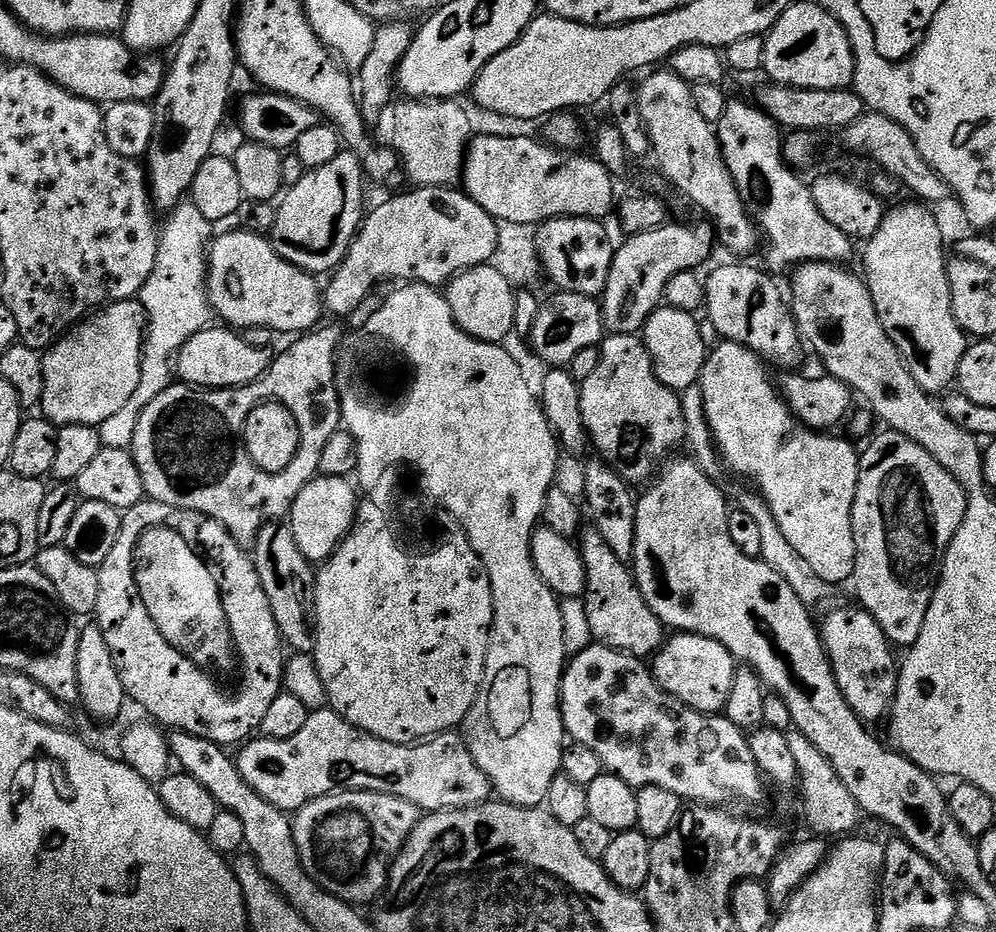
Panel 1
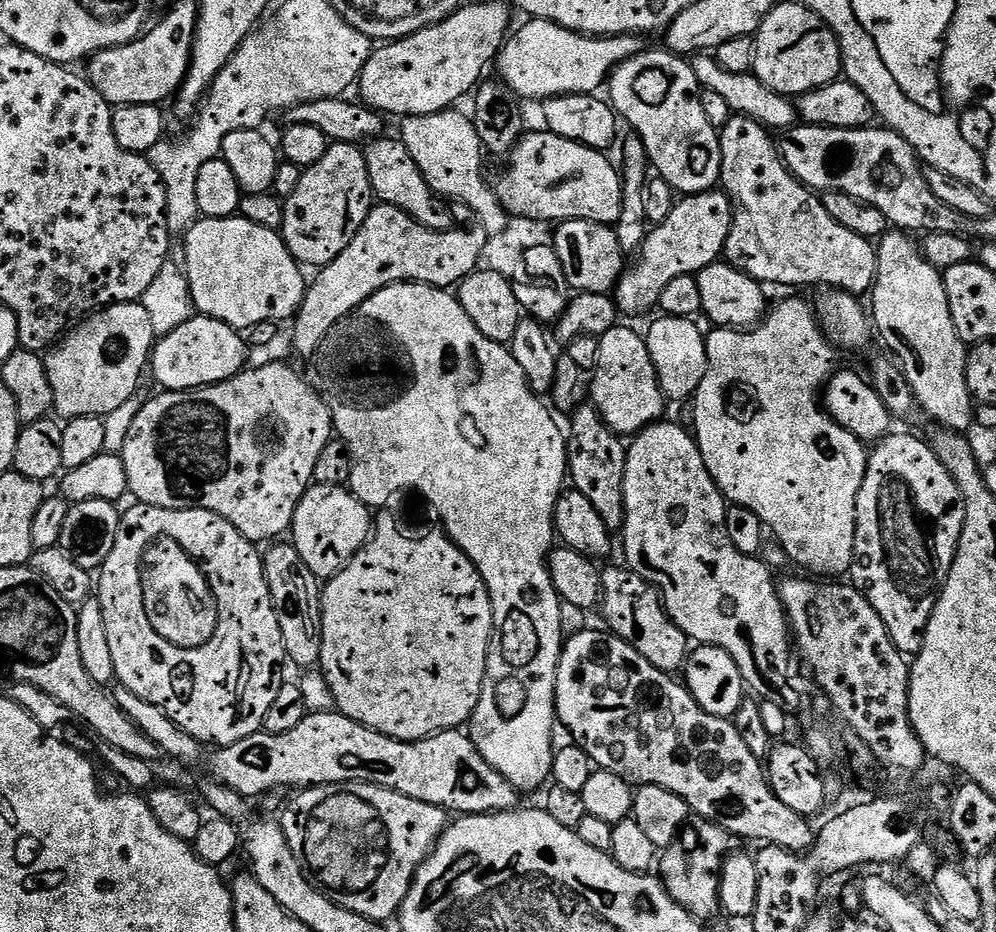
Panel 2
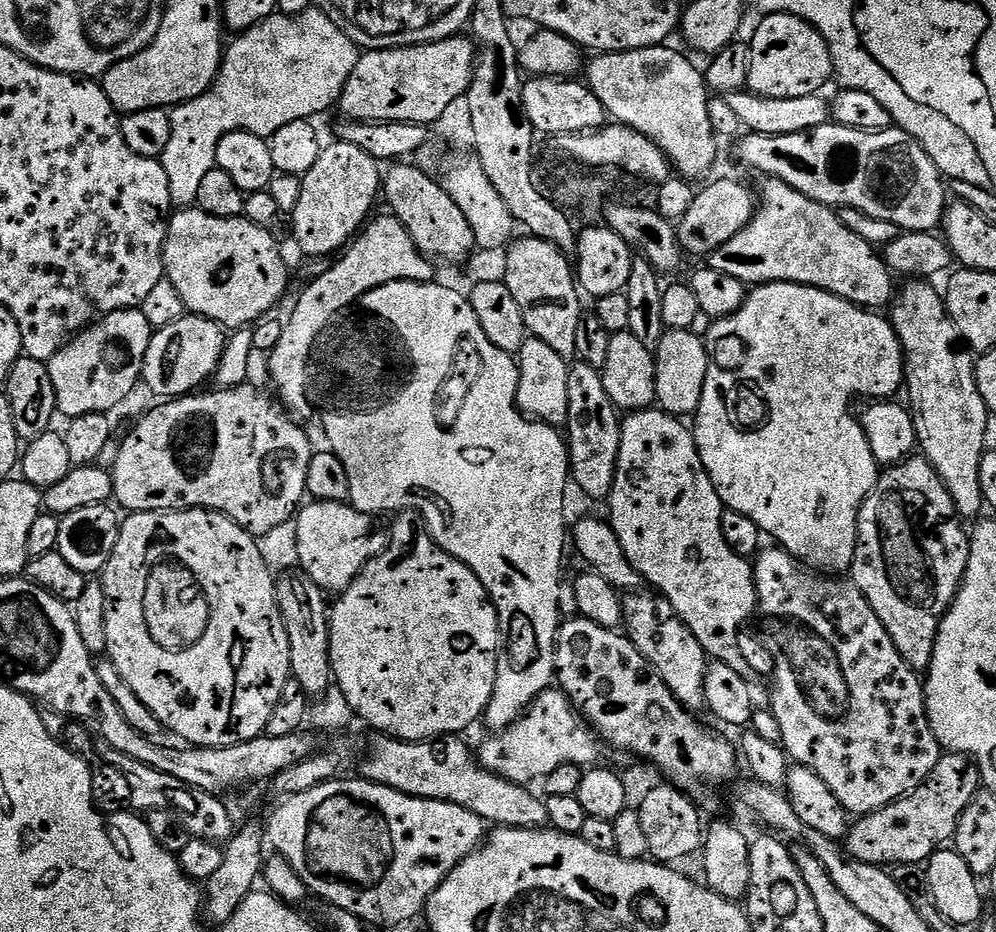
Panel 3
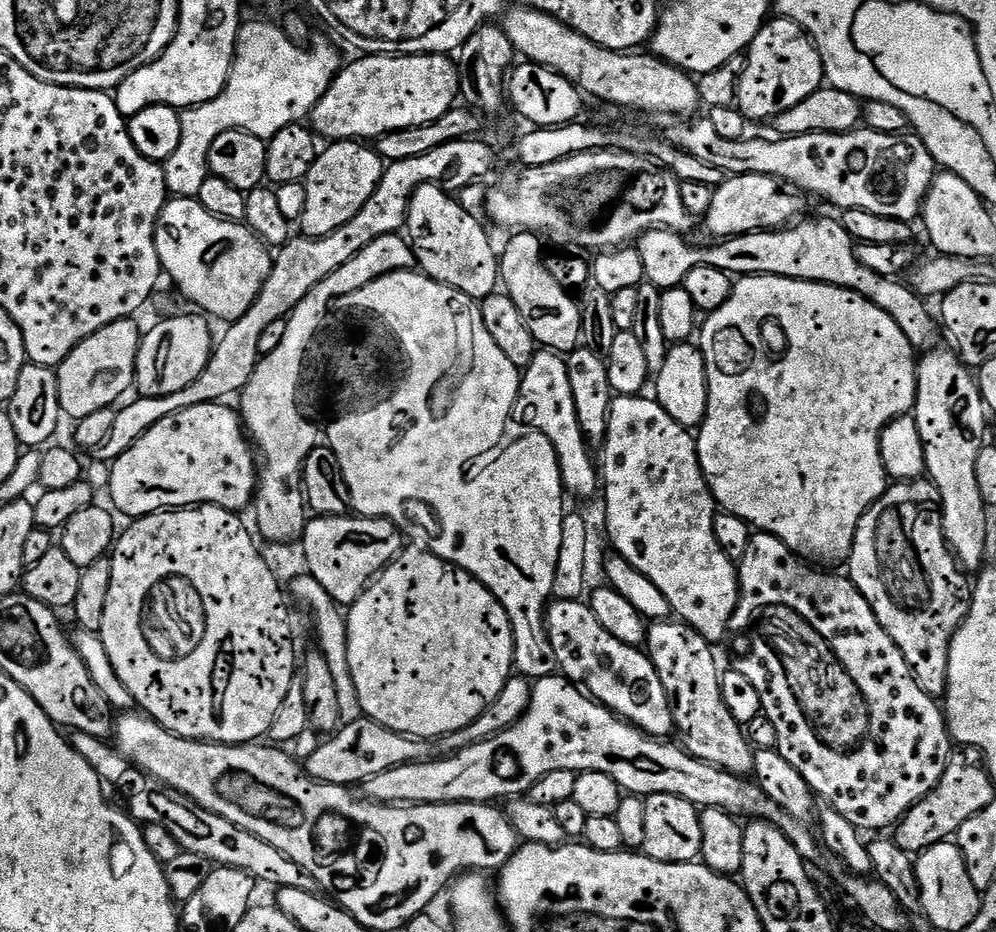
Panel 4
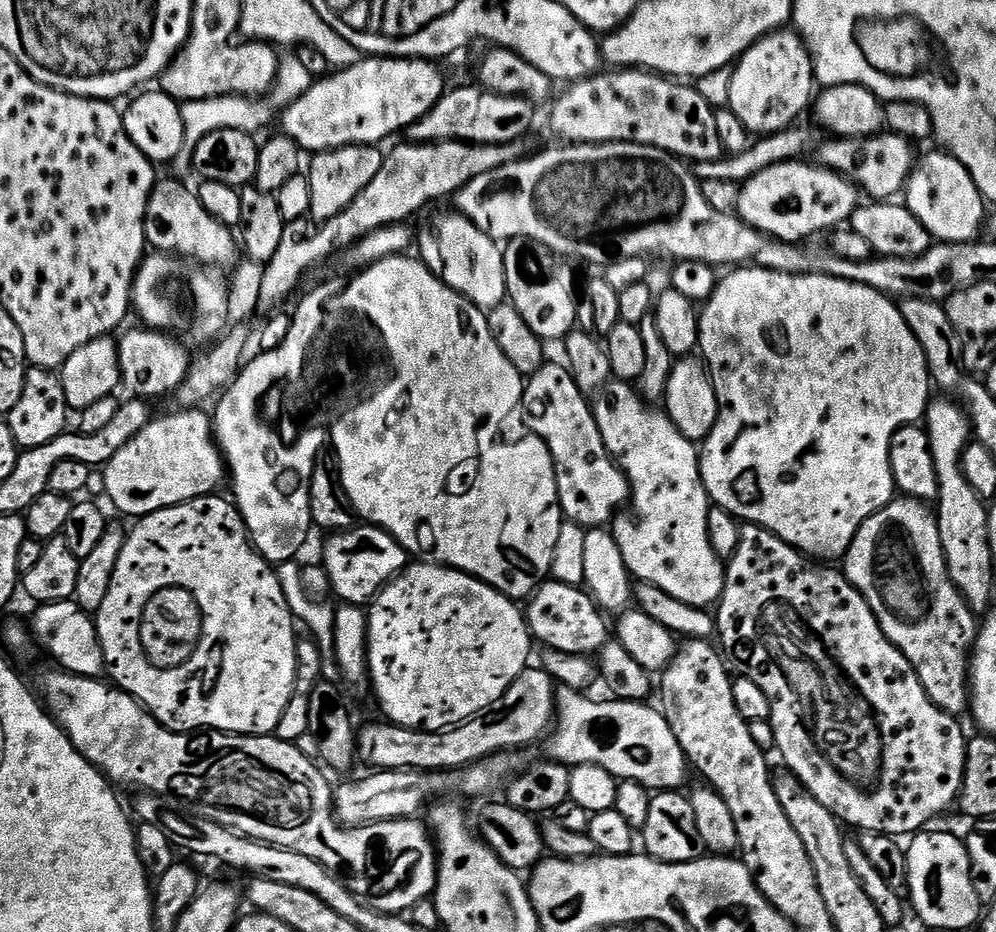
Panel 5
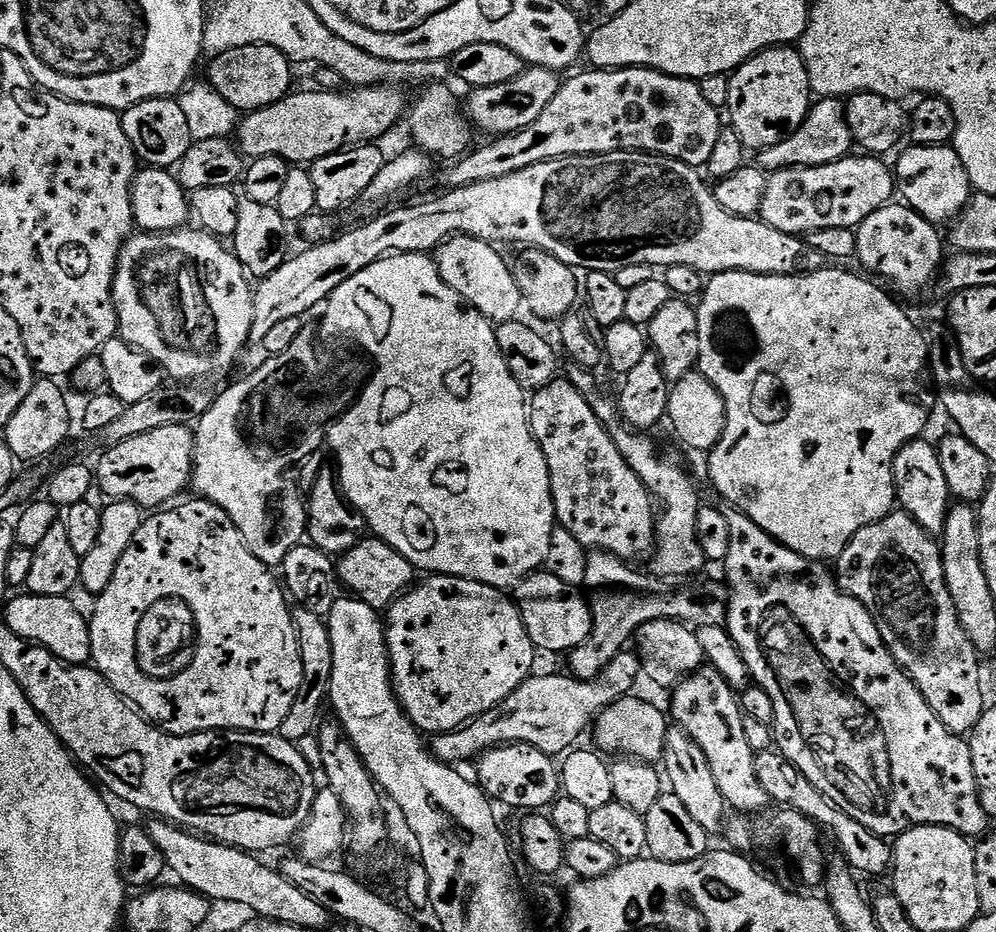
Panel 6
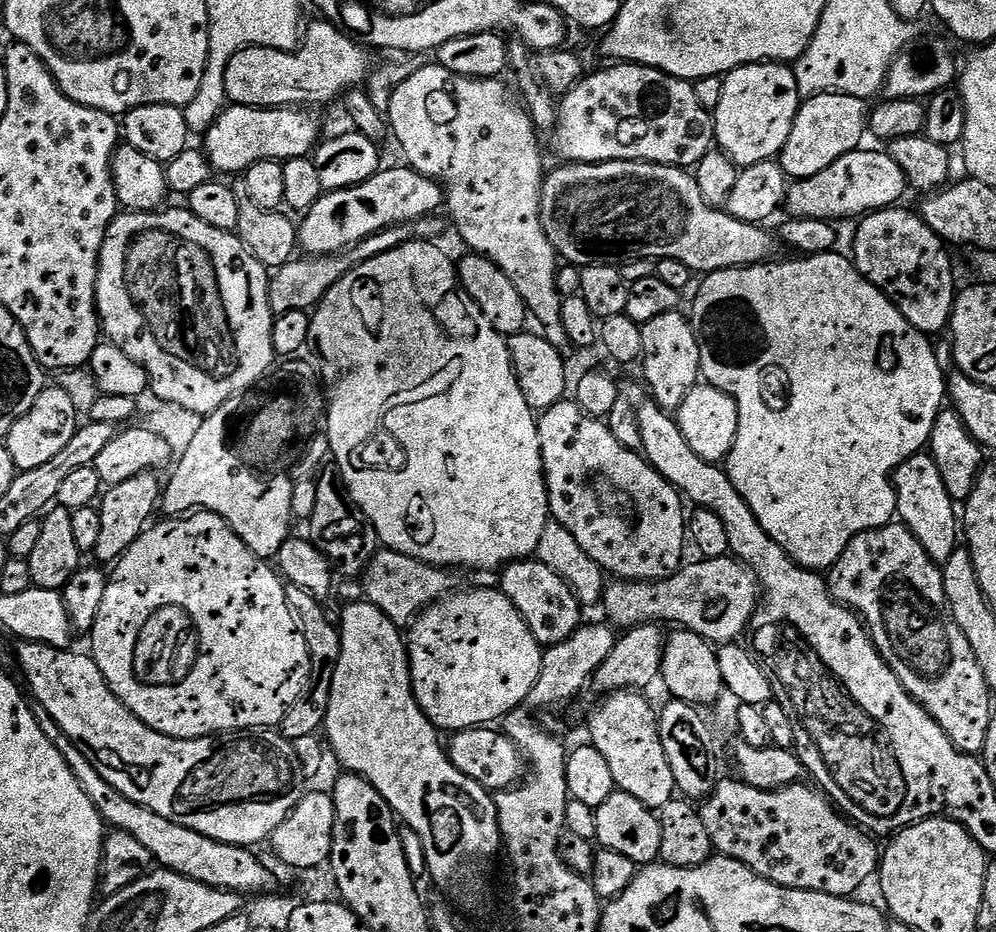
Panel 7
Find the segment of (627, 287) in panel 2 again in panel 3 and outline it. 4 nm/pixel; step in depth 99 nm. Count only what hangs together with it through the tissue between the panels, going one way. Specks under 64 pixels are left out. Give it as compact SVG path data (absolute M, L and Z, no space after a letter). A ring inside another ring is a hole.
M716 180L703 189L697 191L690 210L678 221L678 235L680 247L685 253L693 252L700 258L707 257L708 253L718 250L738 230L742 230L752 220L752 214L756 210L757 201L754 199L754 192L744 184L736 180Z

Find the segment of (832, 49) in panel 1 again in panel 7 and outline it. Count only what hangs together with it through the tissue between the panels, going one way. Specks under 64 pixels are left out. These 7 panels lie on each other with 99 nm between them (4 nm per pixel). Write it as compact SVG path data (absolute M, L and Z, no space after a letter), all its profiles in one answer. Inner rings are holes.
M787 63L743 64L724 76L722 102L714 113L715 143L738 169L779 157L801 103L795 71Z

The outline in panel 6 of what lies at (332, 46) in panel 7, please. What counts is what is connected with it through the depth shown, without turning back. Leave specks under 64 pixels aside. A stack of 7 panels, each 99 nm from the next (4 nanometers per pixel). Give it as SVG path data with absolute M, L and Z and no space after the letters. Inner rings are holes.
M251 44L232 48L229 52L219 53L213 60L216 61L209 66L209 77L207 76L212 89L222 94L222 98L241 113L257 112L259 108L270 106L289 95L293 87L291 86L293 65L274 46Z

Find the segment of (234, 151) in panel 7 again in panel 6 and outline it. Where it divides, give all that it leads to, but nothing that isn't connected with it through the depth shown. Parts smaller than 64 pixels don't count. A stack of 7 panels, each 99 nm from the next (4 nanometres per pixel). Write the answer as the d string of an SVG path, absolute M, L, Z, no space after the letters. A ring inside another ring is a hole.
M391 83L376 84L372 87L357 87L355 90L346 90L348 92L296 92L284 97L284 99L274 102L265 108L259 108L257 112L249 112L239 121L238 124L238 147L245 157L255 158L257 156L280 156L287 160L289 165L292 166L311 166L316 161L326 158L335 152L341 152L344 148L351 148L357 144L366 144L369 142L379 141L379 136L384 136L396 123L401 123L402 117L406 112L406 100L404 104L404 96L399 92L399 87L393 86Z

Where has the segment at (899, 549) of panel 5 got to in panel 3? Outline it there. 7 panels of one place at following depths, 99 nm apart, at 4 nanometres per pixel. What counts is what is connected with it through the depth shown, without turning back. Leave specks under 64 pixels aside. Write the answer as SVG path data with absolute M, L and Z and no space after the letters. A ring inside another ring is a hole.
M909 458L901 460L899 464L885 467L877 475L875 486L868 493L863 506L860 508L860 517L856 523L856 553L852 559L850 579L852 583L858 586L858 590L866 598L866 602L870 602L870 606L874 610L874 614L878 614L882 626L886 626L886 630L890 634L890 638L894 642L898 654L902 654L904 661L911 668L917 670L927 669L928 663L932 661L936 636L940 633L940 623L944 615L948 612L948 607L952 605L952 600L956 597L956 592L960 589L961 582L964 581L966 562L970 558L970 546L968 545L970 536L965 529L964 532L960 529L960 523L962 523L962 520L954 506L954 498L950 498L950 490L946 490L946 486L942 482L940 475L923 458Z

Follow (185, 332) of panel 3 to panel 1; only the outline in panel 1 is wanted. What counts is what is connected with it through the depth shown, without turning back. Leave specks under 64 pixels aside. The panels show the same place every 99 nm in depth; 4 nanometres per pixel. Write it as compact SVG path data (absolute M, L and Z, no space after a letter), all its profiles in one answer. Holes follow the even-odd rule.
M219 327L205 328L204 331L194 334L194 338L186 342L186 346L182 346L180 355L174 361L174 372L183 383L205 390L241 388L243 384L253 384L260 379L271 366L273 357L269 349L250 346L239 331Z

